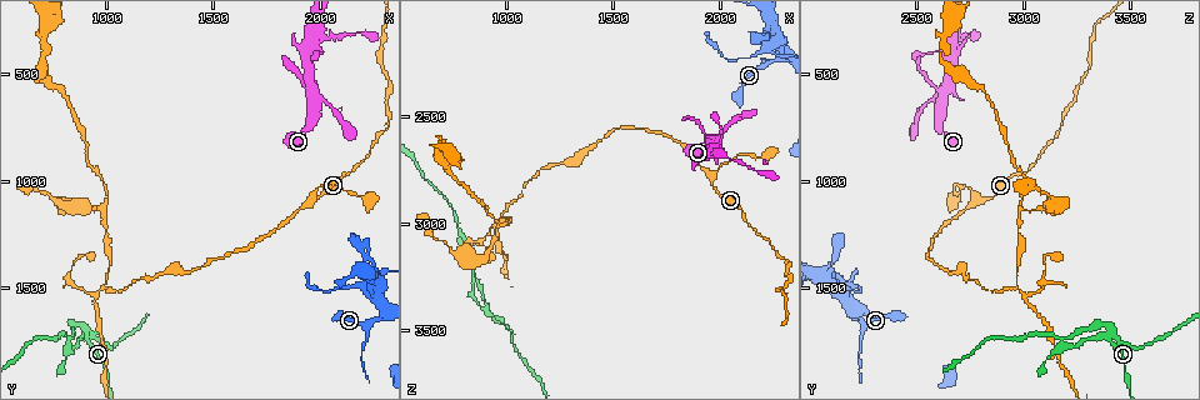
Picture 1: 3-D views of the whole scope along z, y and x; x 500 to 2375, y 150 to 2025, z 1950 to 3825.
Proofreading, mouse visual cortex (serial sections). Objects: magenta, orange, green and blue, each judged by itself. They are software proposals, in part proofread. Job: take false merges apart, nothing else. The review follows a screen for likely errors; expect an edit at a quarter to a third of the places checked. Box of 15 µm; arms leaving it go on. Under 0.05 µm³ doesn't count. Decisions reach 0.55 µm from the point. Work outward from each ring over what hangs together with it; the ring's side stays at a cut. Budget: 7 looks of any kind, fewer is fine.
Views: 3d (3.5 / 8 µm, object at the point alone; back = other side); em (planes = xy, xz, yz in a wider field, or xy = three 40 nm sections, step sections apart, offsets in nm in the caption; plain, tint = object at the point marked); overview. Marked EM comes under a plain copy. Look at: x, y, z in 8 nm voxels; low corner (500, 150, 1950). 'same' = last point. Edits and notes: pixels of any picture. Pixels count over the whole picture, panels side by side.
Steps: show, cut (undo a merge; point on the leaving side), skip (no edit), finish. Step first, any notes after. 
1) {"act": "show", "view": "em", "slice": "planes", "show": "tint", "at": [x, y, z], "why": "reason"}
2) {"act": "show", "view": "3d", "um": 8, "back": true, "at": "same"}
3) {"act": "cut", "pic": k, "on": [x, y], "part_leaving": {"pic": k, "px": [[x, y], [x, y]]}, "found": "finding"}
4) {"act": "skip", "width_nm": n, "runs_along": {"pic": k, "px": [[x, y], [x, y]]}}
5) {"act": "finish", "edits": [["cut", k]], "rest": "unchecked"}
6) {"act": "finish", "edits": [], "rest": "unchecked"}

{"act": "show", "view": "3d", "um": 3.5, "back": true, "at": [2220, 1500, 2170], "why": "four or more arms meet"}

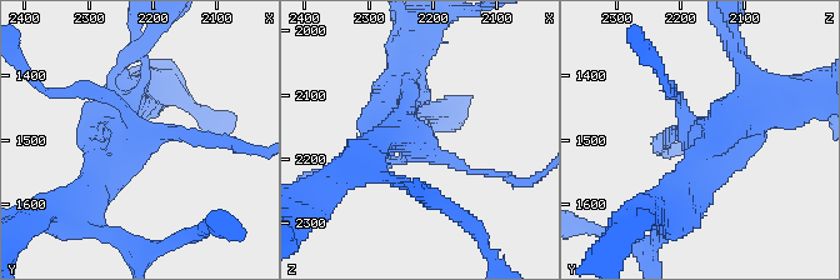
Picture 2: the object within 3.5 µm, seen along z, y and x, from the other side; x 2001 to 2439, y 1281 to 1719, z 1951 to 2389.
{"act": "show", "view": "em", "slice": "xy", "step": 2, "show": "tint", "at": [2210, 1490, 2185]}

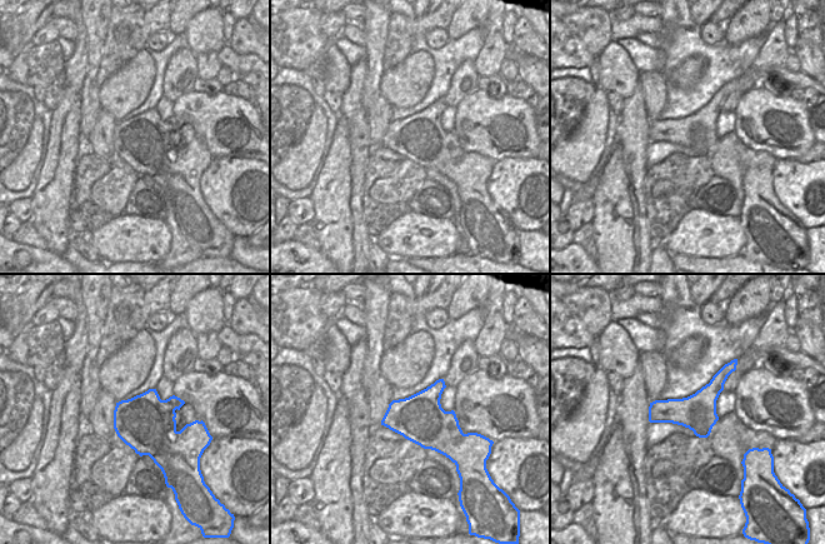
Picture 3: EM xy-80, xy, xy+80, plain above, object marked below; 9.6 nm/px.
{"act": "skip", "arm_widths_nm": [100, 150, 300, 500], "found": "continuous, no second cell"}

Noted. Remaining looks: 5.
{"act": "show", "view": "em", "slice": "planes", "show": "tint", "at": [1960, 630, 2620], "why": "sharp bend"}

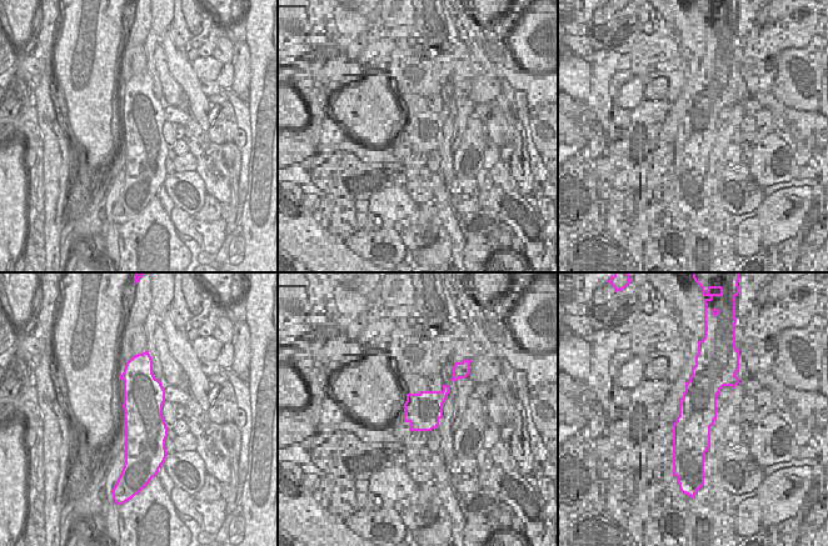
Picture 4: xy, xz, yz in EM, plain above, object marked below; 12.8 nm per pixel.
{"act": "show", "view": "3d", "um": 3.5, "back": true, "at": "same", "why": "see where the arms go"}

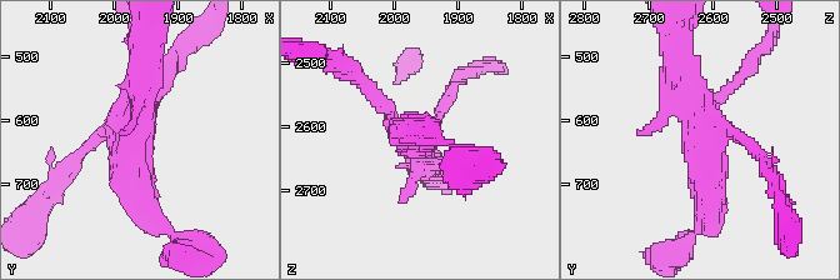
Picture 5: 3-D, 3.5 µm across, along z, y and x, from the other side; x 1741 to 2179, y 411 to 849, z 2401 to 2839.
{"act": "skip", "runs_along": {"pic": 5, "px": [[708, 210], [710, 164], [675, 56]]}, "found": "all the same cell"}

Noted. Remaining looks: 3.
{"act": "show", "view": "3d", "um": 3.5, "at": [1960, 1080, 2790], "why": "side arm on a straight run"}

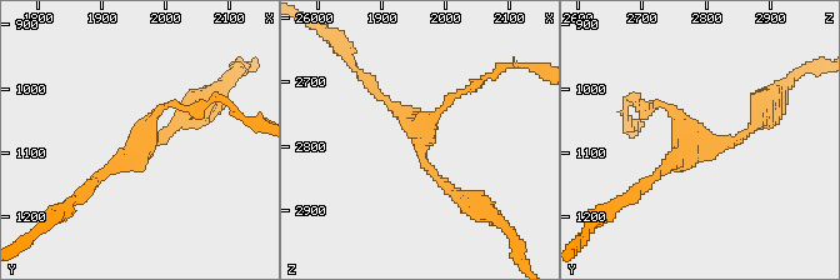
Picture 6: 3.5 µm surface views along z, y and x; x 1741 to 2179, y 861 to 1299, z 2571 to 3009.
{"act": "show", "view": "em", "slice": "xy", "step": 2, "show": "tint", "at": [1960, 1085, 2775], "arms": 3, "arm_widths_nm": [100, 100, 150]}

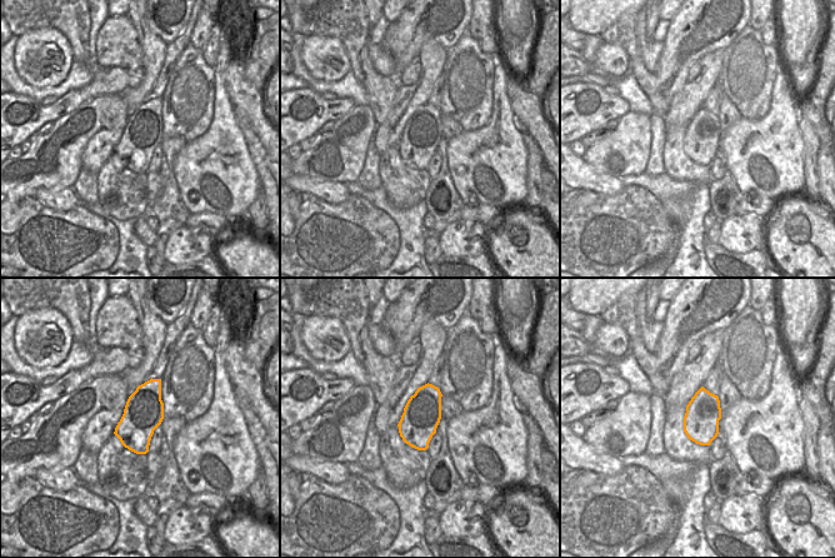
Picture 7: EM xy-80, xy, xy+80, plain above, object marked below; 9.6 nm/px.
{"act": "show", "view": "em", "slice": "planes", "show": "tint", "at": "same"}

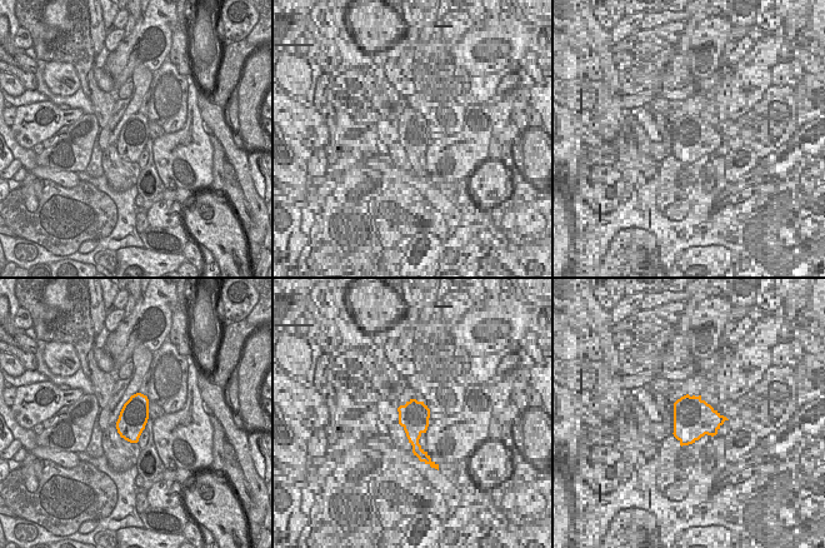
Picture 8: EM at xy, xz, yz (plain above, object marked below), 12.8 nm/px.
{"act": "skip", "runs_along": {"pic": 6, "px": [[459, 195], [428, 166], [416, 125], [370, 80]]}, "found": "continuous, no second cell"}

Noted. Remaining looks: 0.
{"act": "finish", "edits": [], "rest": "unchecked"}

